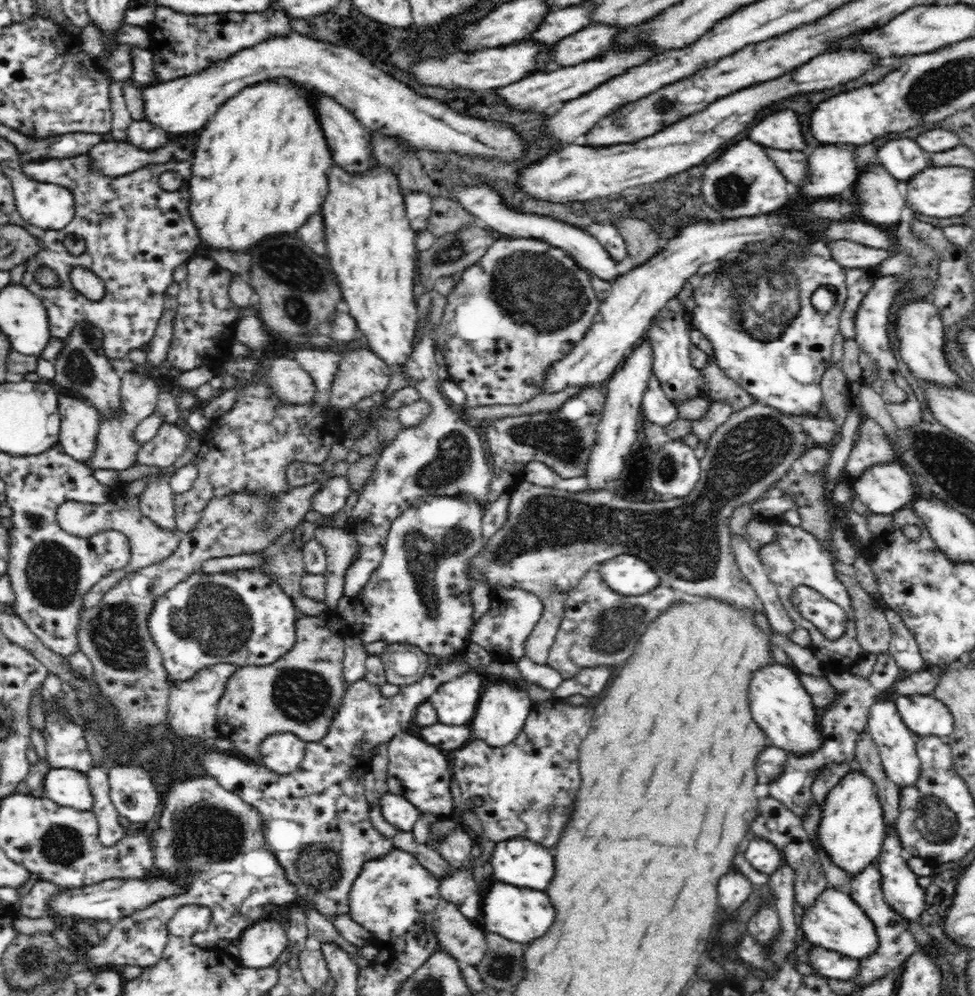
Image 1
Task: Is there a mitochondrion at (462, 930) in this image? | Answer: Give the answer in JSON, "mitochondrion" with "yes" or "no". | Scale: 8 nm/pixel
{"mitochondrion":"no"}

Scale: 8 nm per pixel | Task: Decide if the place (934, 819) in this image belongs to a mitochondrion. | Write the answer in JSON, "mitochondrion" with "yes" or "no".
{"mitochondrion":"yes"}

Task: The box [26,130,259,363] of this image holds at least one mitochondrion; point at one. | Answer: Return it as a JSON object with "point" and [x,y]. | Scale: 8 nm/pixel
{"point":[102,209]}

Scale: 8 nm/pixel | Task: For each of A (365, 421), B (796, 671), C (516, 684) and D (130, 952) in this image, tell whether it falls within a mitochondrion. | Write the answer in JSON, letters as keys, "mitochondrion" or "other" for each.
{"A":"other","B":"other","C":"other","D":"other"}

